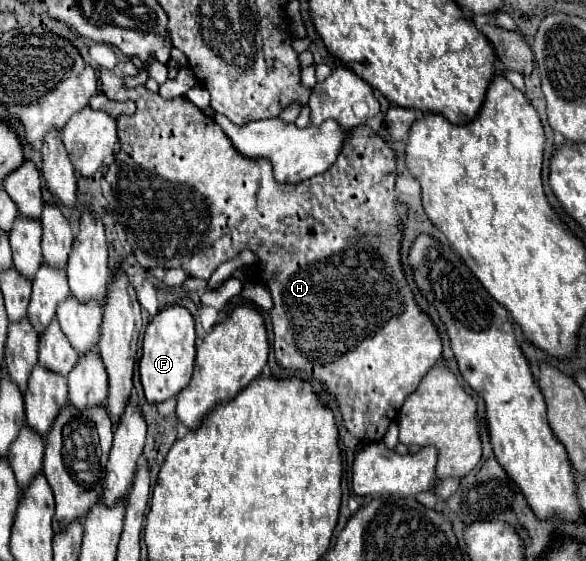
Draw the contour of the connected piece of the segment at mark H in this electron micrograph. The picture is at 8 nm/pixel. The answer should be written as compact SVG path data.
M124 61L118 63L114 69L100 69L100 83L102 83L102 91L106 93L108 99L114 101L126 101L132 99L136 103L136 113L134 115L122 115L118 119L118 139L120 139L120 153L116 155L116 161L108 167L106 179L112 183L114 189L114 199L116 199L116 207L114 207L114 217L116 221L120 221L126 229L128 241L134 243L136 251L136 259L144 269L152 269L152 267L182 267L190 273L190 277L202 277L208 279L214 269L224 263L230 261L232 257L238 255L238 251L244 249L252 249L256 253L256 263L258 263L258 279L266 283L266 287L272 293L274 299L274 307L270 311L272 317L272 329L274 329L274 339L276 339L276 359L278 363L292 371L304 371L308 377L316 379L318 383L324 383L328 387L328 391L338 399L340 411L342 411L342 419L344 425L348 427L348 431L352 431L360 441L370 441L372 437L372 429L374 429L374 439L372 441L380 441L388 429L388 425L396 419L398 409L402 407L404 399L414 393L414 389L418 387L420 379L438 363L440 355L442 355L442 341L438 335L436 325L430 321L430 317L418 307L414 293L406 281L406 273L400 261L400 243L402 243L402 235L404 235L404 225L406 225L406 213L408 213L408 205L402 203L396 195L396 151L386 143L386 139L382 139L380 135L374 135L370 127L360 125L352 131L350 139L346 141L338 161L324 171L322 175L310 177L306 181L298 181L298 183L278 183L274 179L272 167L268 159L250 159L250 157L242 157L236 147L232 145L232 141L226 137L226 133L220 129L220 125L208 117L206 113L202 113L194 103L190 103L188 99L162 99L158 93L148 91L146 87L136 87L136 89L126 89L122 85L124 77L128 75L136 75L138 67L132 61Z

